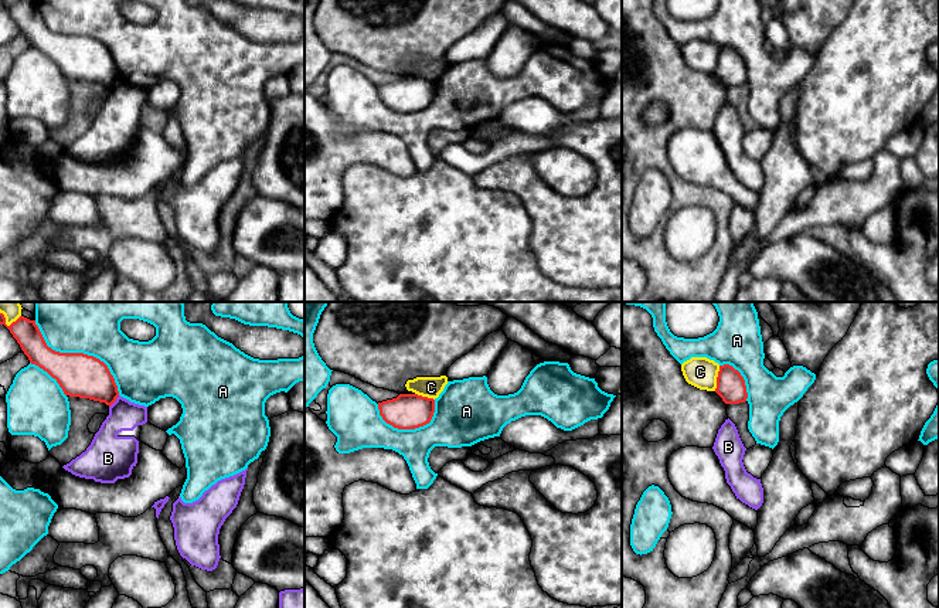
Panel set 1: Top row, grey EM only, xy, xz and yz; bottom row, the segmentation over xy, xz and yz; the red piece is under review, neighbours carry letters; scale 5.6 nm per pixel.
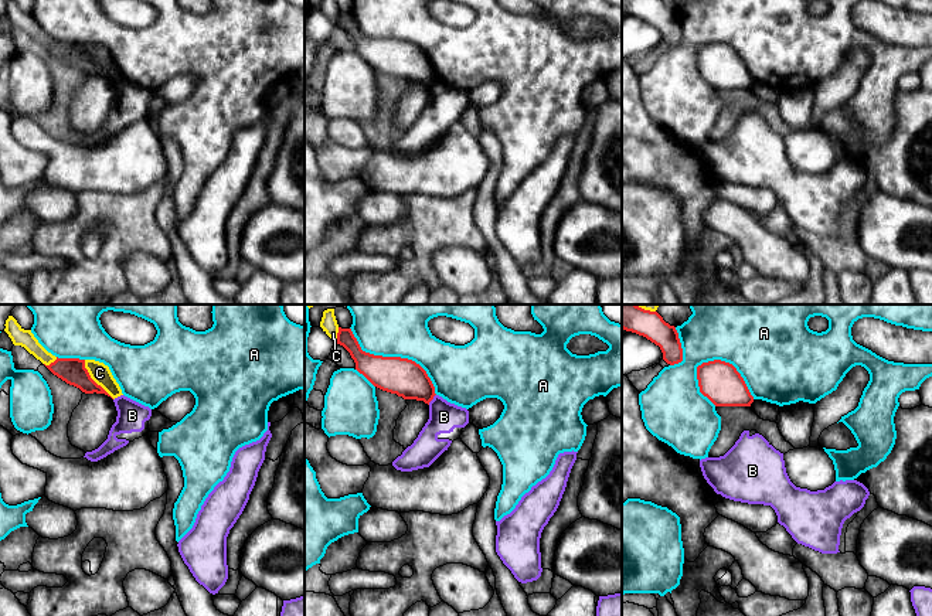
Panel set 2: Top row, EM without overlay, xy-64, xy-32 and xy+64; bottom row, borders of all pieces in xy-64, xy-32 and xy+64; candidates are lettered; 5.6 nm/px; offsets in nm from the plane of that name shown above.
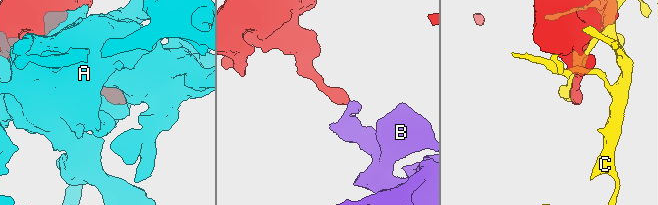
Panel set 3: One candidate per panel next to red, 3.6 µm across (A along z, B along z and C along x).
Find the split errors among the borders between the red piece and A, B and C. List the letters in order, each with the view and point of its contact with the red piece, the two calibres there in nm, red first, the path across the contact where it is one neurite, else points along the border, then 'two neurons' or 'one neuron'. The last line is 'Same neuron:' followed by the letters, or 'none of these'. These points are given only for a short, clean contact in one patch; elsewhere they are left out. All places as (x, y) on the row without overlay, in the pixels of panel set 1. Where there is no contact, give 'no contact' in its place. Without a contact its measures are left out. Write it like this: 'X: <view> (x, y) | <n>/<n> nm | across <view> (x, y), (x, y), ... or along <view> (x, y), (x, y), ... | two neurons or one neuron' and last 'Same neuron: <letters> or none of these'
A: xy (80, 36) | 240/220 nm | two neurons
B: xy (115, 82) | 240/180 nm | along xy (119, 78), (109, 89) | two neurons
C: yz (717, 61) | 160/180 nm | two neurons
Same neuron: none of these

